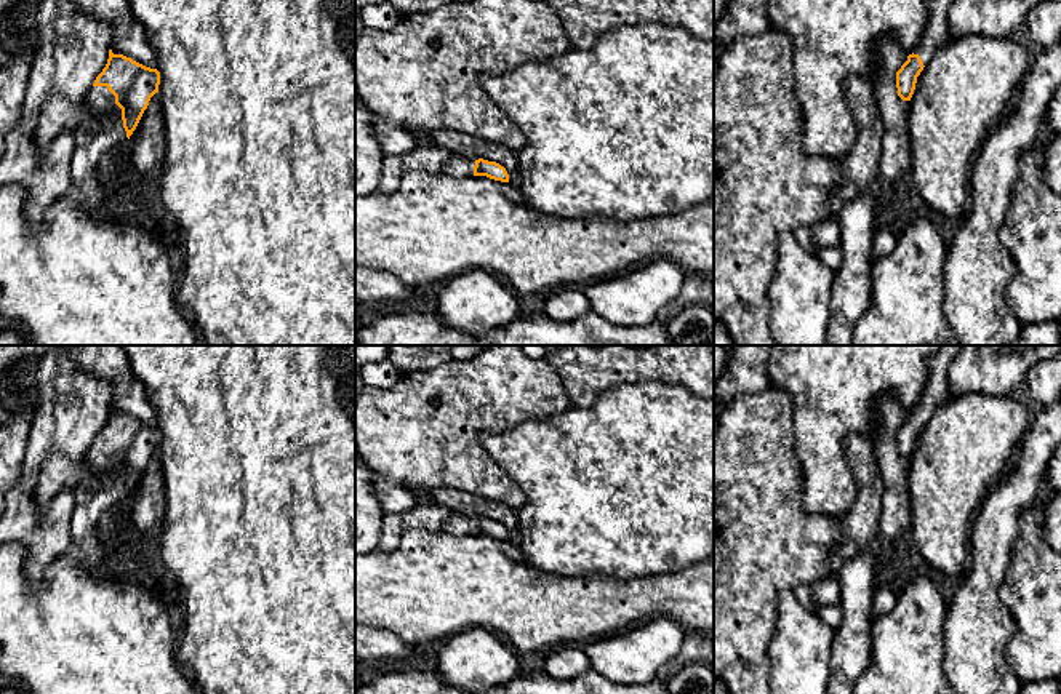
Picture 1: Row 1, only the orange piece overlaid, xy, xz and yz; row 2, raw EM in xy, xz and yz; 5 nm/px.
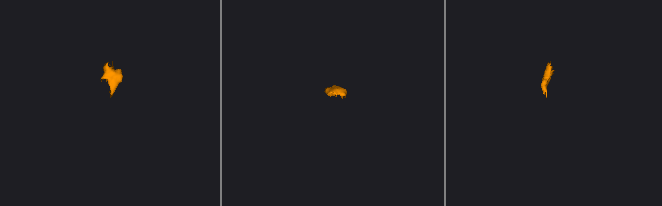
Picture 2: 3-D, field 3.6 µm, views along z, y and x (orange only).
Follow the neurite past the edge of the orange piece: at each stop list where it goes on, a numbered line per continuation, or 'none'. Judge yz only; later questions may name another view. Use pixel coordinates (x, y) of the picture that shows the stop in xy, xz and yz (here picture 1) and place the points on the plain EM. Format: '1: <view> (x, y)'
1: yz (936, 390)

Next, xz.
1: xz (460, 525)

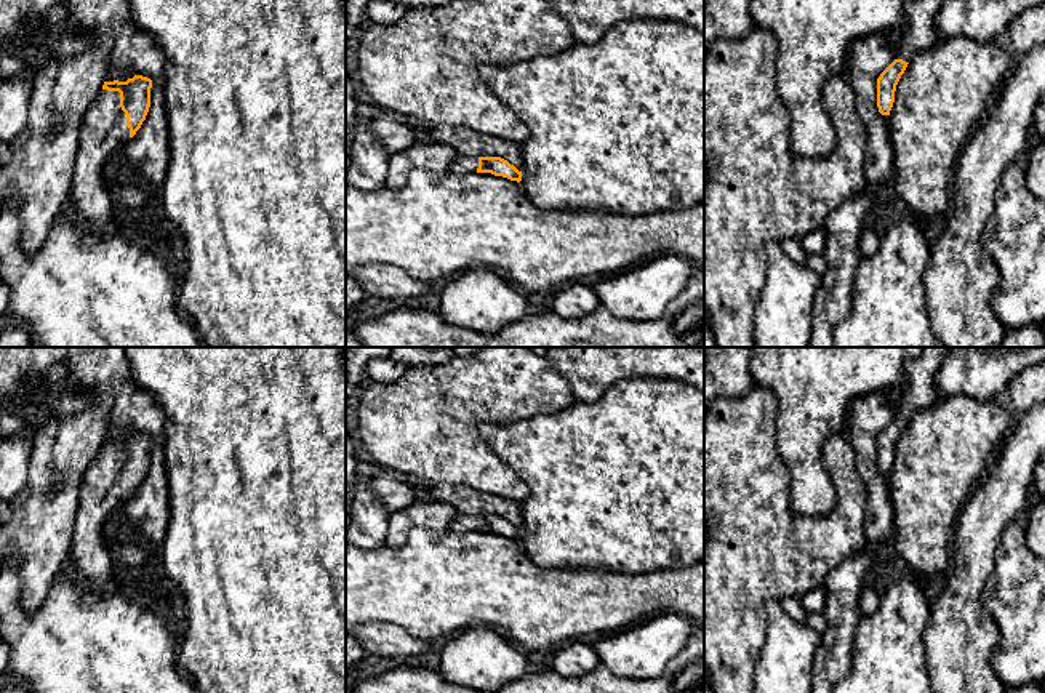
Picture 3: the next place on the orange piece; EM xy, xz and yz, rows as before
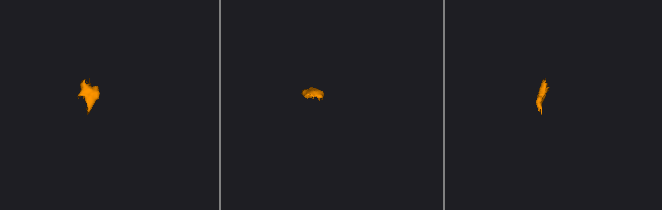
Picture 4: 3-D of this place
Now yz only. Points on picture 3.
1: yz (920, 391)

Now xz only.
1: xz (463, 524)

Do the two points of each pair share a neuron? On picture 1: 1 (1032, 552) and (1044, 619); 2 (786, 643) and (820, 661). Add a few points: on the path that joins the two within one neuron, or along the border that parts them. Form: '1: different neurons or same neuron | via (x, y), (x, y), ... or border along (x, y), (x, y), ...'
1: same neuron | via (1036, 568), (1039, 603)
2: same neuron | via (794, 650), (805, 661), (812, 661)

